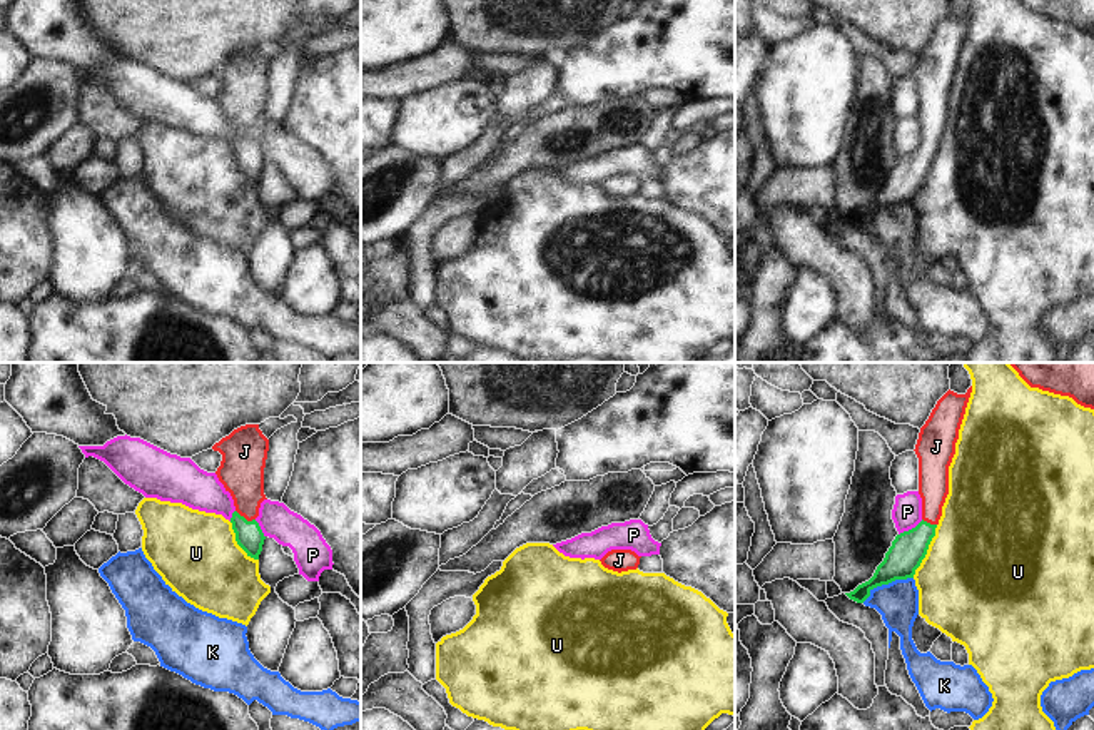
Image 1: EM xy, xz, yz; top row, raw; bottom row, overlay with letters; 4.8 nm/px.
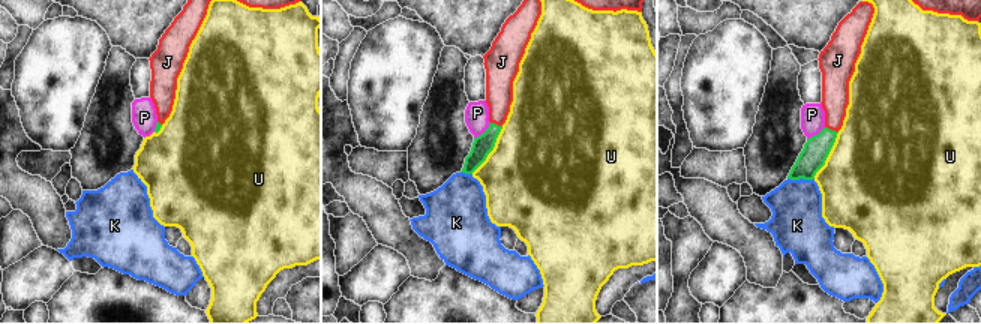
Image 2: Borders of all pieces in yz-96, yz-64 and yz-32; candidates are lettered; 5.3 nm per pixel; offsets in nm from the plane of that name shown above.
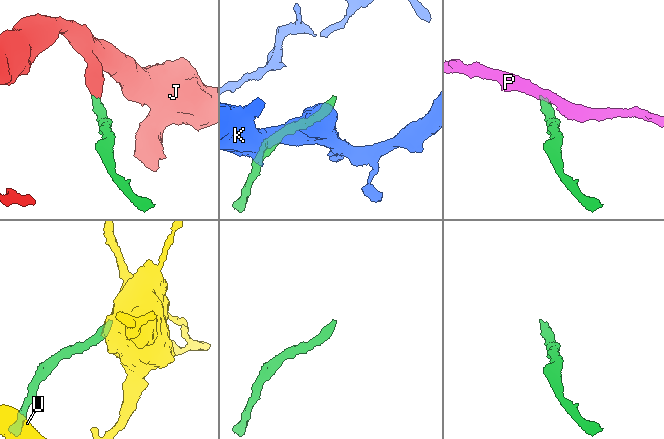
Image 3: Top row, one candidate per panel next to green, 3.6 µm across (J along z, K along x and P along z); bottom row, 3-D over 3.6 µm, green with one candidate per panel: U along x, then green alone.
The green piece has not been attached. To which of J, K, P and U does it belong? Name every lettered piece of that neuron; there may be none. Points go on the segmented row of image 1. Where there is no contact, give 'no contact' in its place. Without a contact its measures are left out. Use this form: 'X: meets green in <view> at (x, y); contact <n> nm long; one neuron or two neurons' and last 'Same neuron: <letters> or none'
J: meets green in xy at (244, 518); contact 110 nm long; one neuron
K: meets green in yz at (886, 583); contact 280 nm long; two neurons
P: meets green in yz at (912, 528); contact 140 nm long; two neurons
U: meets green in yz at (926, 552); contact 280 nm long; two neurons
Same neuron: J

